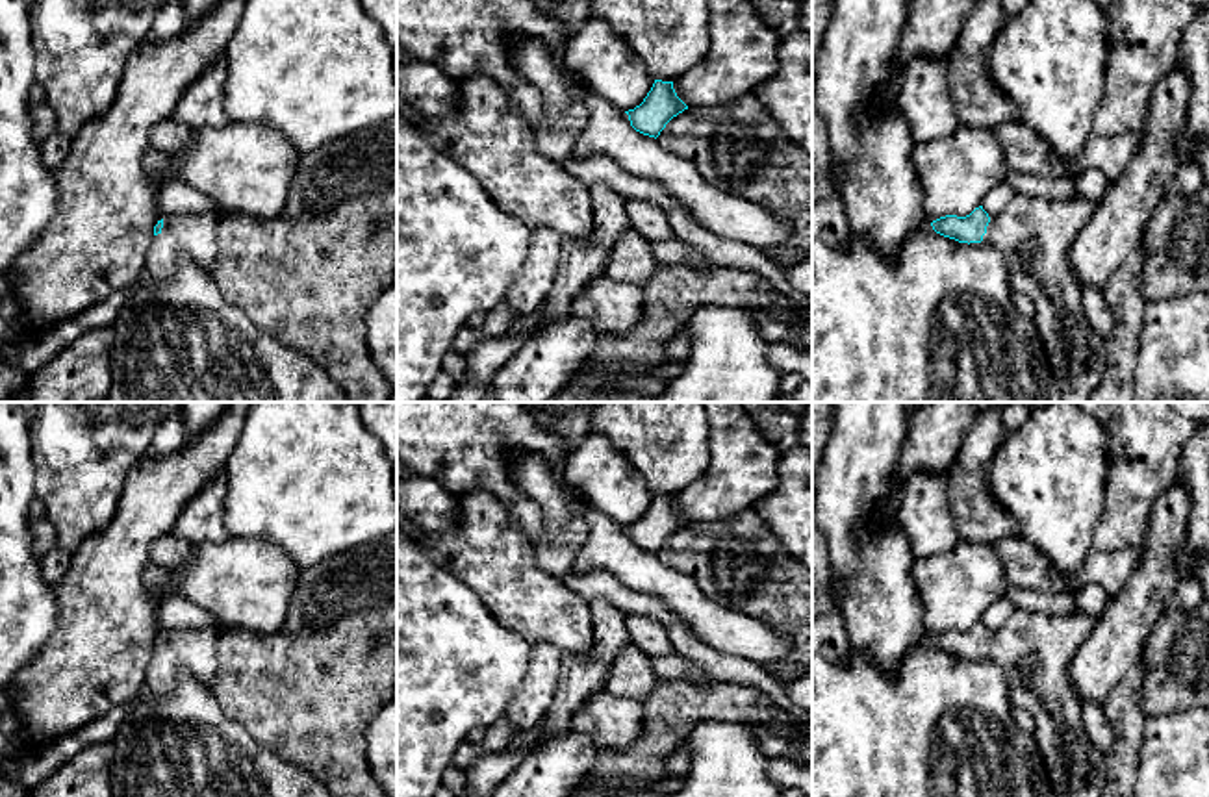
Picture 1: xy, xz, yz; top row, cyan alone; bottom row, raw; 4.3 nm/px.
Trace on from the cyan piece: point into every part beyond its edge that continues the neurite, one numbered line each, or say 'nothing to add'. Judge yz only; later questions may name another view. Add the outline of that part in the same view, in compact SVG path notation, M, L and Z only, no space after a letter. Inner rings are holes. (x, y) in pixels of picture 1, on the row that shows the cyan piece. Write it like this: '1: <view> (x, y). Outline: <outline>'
1: yz (1033, 234). Outline: M1016 195L990 222L985 245L998 250L1005 263L1007 282L1014 293L1033 300L1033 321L1048 354L1050 367L1063 393L1063 402L1087 402L1105 371L1105 343L1087 321L1081 285L1068 265L1068 250L1079 230L1098 209L1100 200L1081 196L1053 200L1046 196Z

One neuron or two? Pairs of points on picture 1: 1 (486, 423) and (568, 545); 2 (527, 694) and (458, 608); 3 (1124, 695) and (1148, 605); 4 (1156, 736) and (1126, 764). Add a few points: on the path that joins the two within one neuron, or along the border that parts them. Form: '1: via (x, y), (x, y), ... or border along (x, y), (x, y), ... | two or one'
1: via (486, 458), (486, 468), (527, 514), (533, 529) | one
2: border along (531, 644), (527, 675), (503, 716) | two
3: border along (1137, 658), (1104, 699) | two
4: border along (1146, 718), (1135, 777) | two

